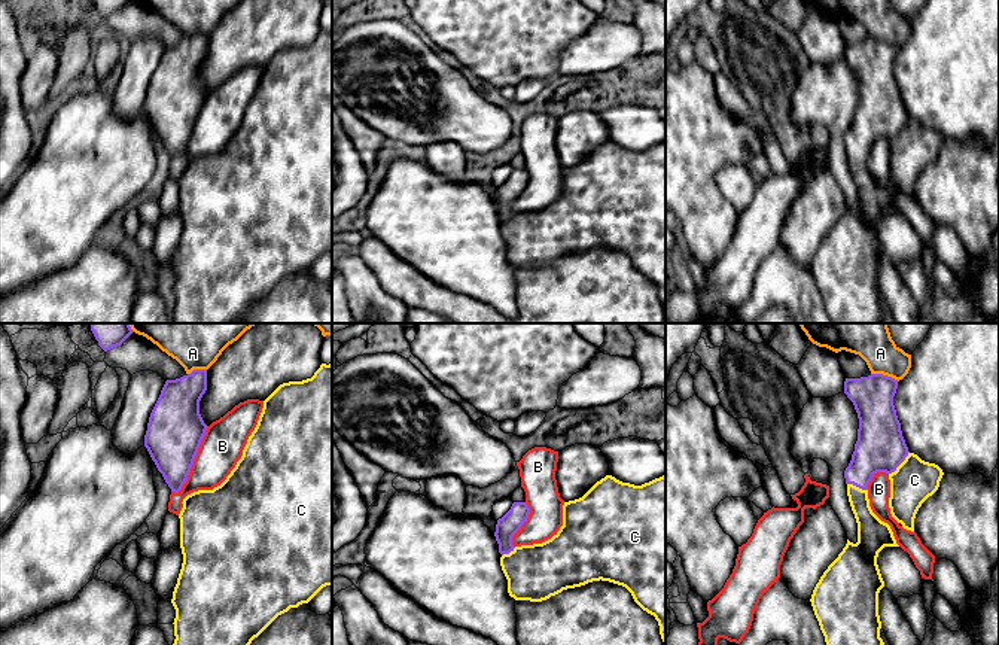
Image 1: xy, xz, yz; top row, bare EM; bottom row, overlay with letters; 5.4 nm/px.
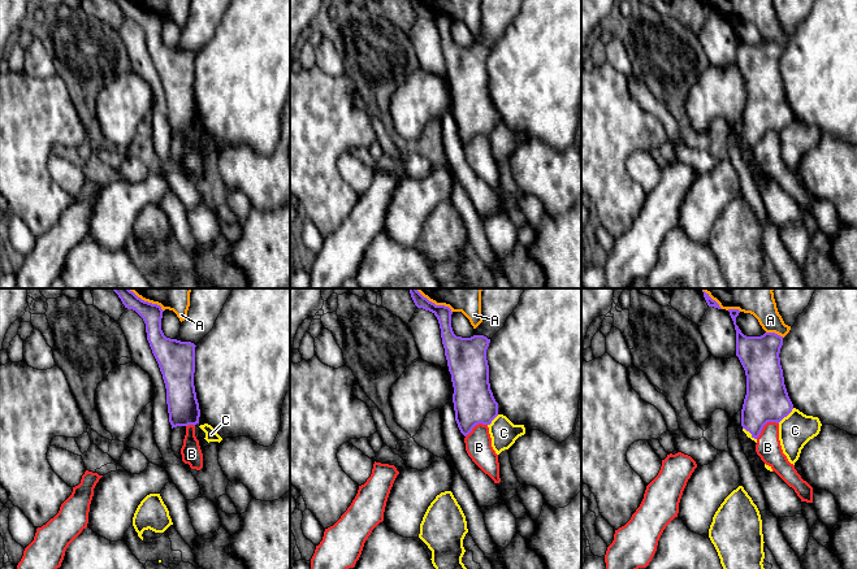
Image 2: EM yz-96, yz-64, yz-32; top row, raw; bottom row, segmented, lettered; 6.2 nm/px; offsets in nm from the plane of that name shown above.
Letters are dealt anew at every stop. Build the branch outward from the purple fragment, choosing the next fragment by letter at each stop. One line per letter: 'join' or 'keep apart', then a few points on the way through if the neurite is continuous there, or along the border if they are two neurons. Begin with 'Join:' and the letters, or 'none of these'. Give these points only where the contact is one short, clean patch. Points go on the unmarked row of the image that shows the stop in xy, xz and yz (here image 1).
Join: C
A: keep apart
B: keep apart
C: join

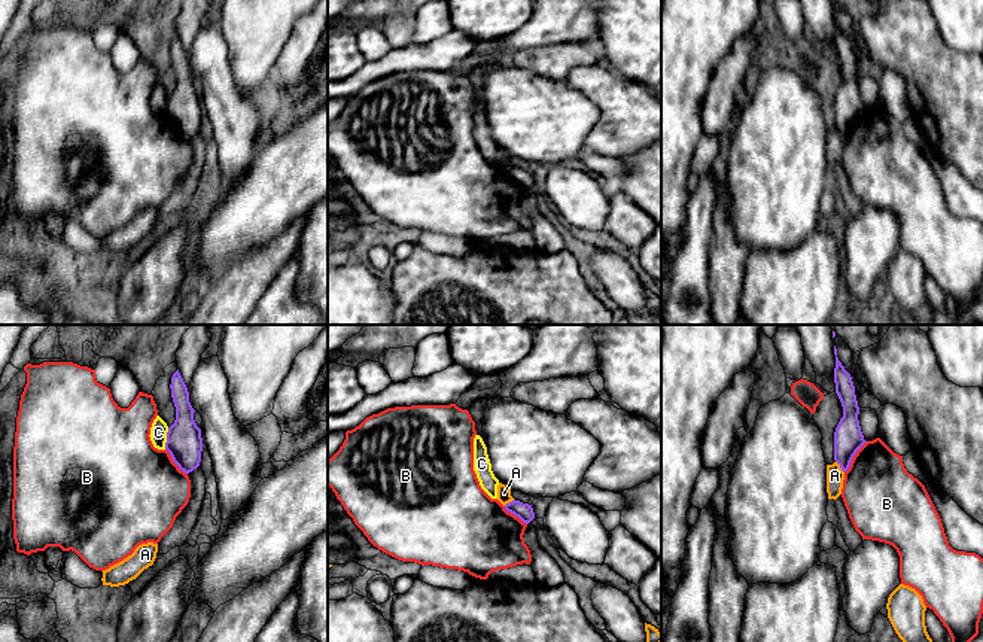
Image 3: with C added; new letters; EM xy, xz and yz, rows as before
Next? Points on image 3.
Join: none of these
A: keep apart
B: keep apart
C: keep apart; border xy (169, 94), (164, 115)

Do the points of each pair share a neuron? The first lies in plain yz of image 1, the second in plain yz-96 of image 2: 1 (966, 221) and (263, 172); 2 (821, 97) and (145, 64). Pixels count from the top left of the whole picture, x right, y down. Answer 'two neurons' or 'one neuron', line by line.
1: one neuron
2: two neurons

